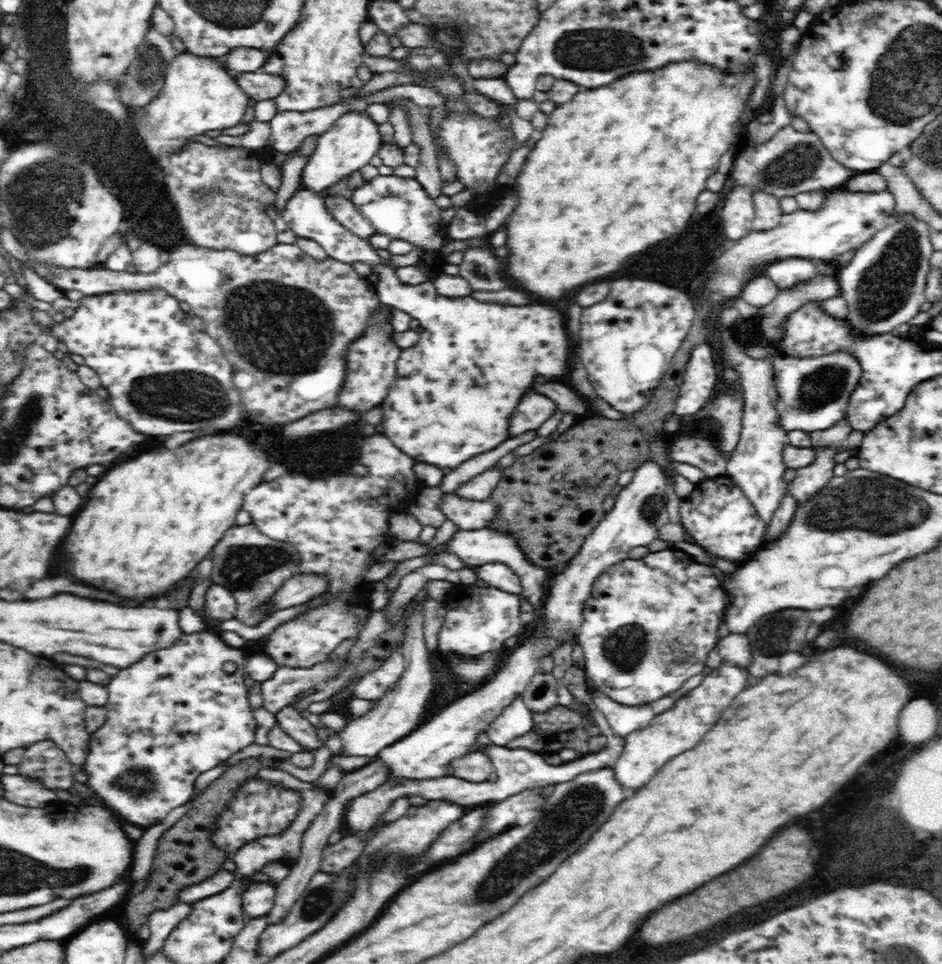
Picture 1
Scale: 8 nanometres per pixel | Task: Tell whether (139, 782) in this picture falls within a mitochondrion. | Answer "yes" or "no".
yes

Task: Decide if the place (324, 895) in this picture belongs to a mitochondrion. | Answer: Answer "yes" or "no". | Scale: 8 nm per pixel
yes

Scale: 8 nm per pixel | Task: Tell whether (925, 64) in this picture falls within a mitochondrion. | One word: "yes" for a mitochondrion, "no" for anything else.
yes

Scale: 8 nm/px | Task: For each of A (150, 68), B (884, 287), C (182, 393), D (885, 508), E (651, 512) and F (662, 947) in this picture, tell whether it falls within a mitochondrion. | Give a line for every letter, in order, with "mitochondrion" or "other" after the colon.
A: mitochondrion
B: mitochondrion
C: mitochondrion
D: mitochondrion
E: mitochondrion
F: other

